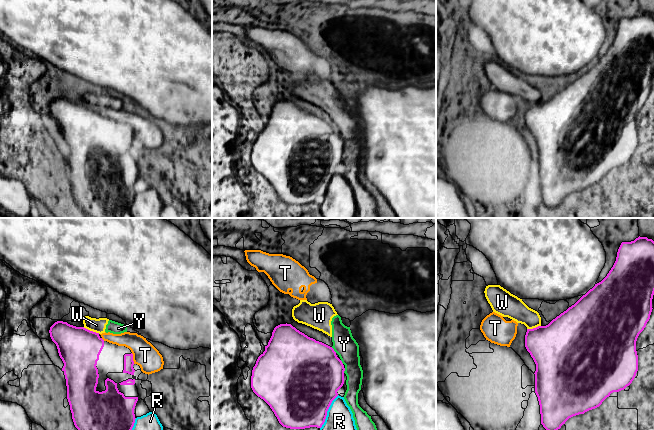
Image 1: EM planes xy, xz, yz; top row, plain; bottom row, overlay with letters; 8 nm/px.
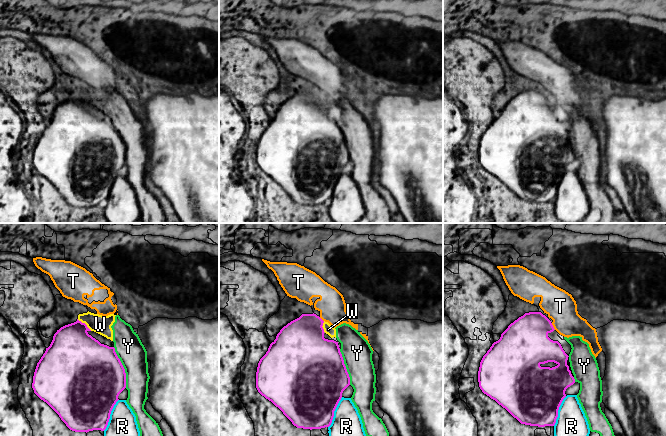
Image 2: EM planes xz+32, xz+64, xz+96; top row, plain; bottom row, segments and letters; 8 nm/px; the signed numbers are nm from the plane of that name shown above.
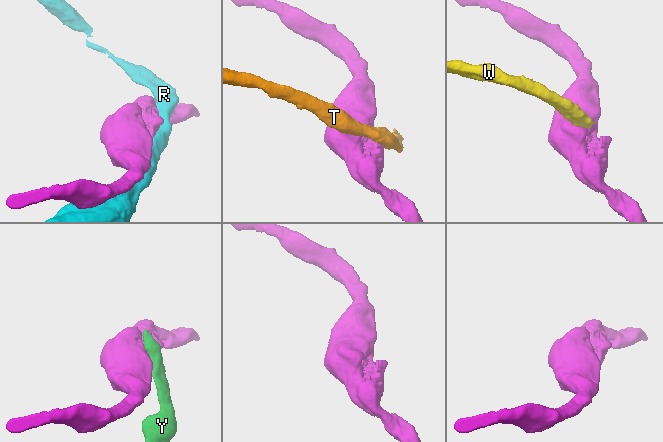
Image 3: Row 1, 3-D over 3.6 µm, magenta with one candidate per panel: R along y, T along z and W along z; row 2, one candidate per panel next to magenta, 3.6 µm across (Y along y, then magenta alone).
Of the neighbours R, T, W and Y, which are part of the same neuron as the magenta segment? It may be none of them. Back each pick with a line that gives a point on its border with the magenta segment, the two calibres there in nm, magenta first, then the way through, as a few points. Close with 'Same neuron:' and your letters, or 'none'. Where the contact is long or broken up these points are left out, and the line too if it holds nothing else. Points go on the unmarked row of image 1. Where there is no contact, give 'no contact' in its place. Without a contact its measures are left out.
Same neuron: none

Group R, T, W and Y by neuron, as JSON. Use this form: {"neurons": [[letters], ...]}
{"neurons": [["R"], ["T"], ["W", "Y"]]}

